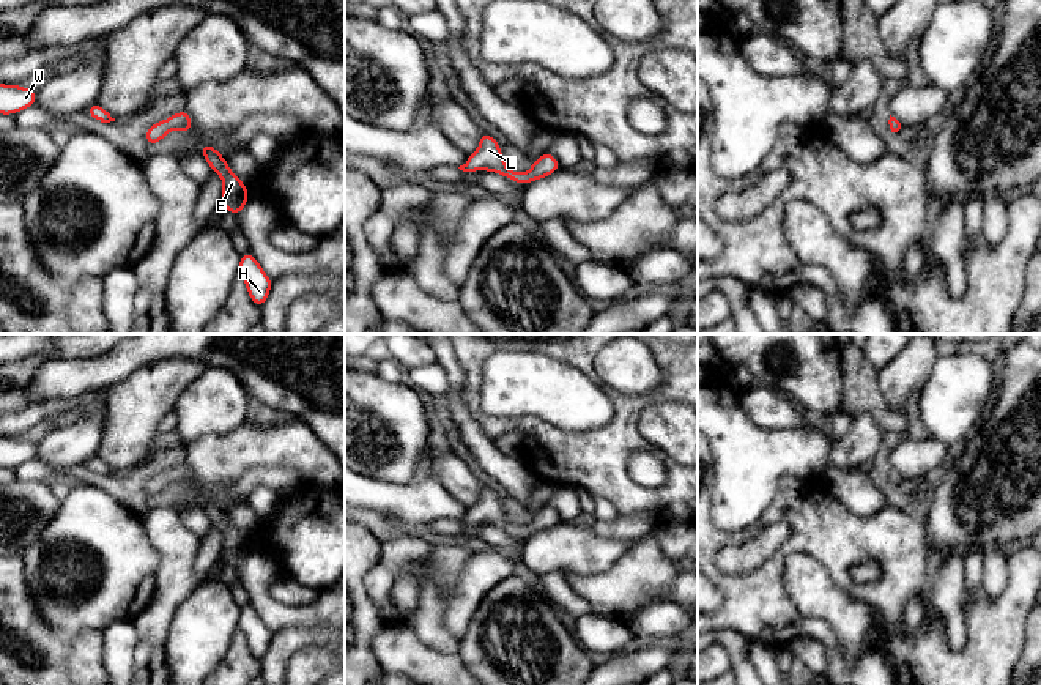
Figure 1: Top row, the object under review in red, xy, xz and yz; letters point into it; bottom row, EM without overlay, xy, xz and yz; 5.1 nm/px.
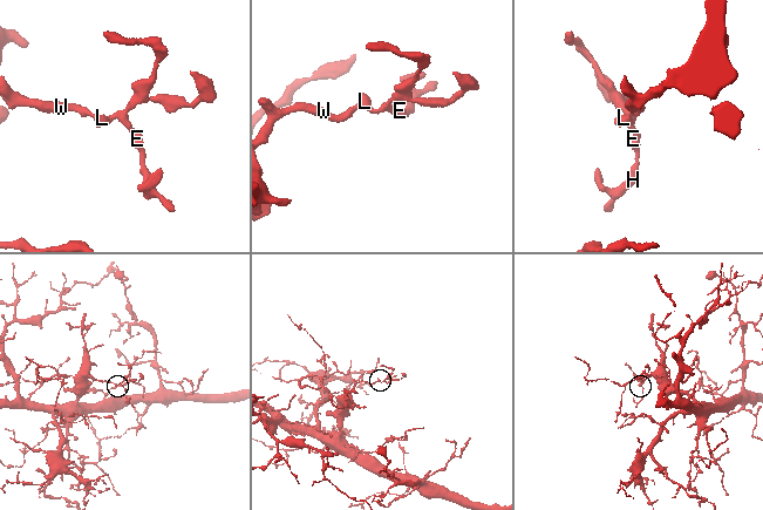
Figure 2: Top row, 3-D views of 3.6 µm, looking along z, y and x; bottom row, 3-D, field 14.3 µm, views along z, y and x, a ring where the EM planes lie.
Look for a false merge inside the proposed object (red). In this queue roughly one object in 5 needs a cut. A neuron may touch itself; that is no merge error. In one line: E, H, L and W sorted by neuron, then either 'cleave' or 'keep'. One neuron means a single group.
E H L W | keep

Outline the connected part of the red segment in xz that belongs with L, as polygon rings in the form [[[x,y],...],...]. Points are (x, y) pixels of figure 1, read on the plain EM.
[[[480,485],[479,501],[466,511],[466,515],[458,520],[463,525],[476,525],[487,523],[502,528],[504,531],[528,539],[534,533],[543,533],[545,529],[558,525],[561,522],[561,515],[551,506],[543,506],[535,514],[532,514],[532,520],[529,525],[520,526],[510,523],[501,506],[498,493],[488,485]]]

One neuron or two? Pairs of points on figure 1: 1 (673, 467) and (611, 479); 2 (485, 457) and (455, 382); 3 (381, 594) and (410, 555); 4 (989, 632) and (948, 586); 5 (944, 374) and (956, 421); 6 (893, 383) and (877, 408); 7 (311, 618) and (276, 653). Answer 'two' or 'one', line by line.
1: one
2: one
3: one
4: two
5: one
6: two
7: two

